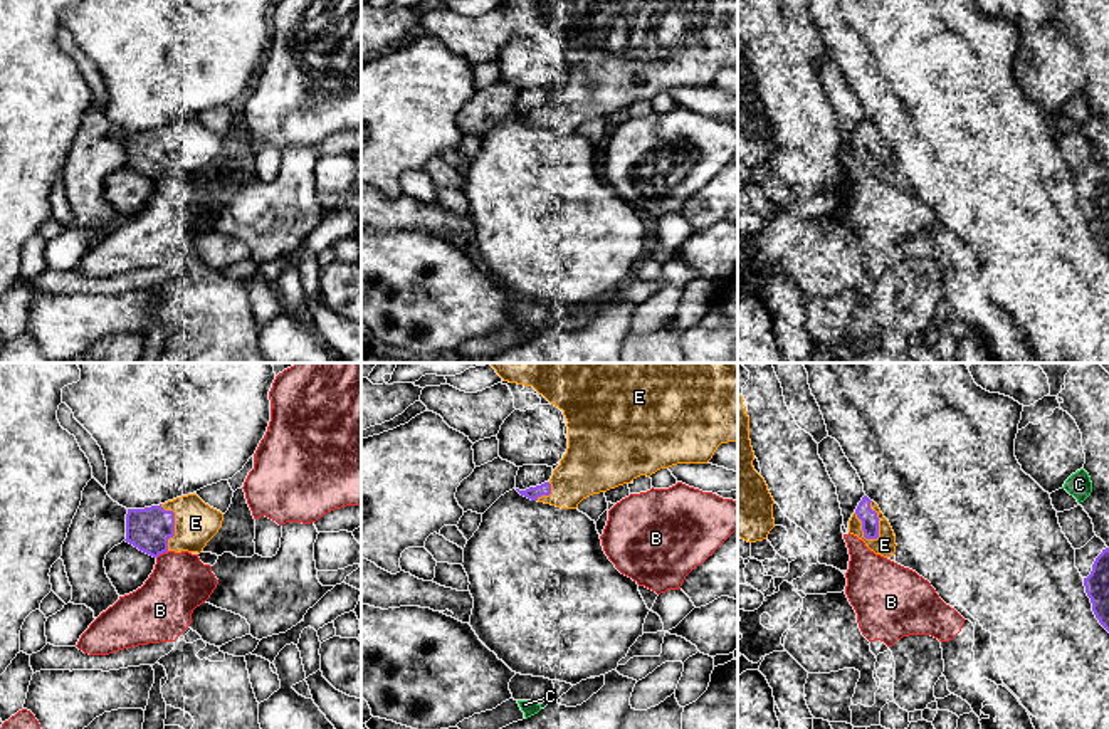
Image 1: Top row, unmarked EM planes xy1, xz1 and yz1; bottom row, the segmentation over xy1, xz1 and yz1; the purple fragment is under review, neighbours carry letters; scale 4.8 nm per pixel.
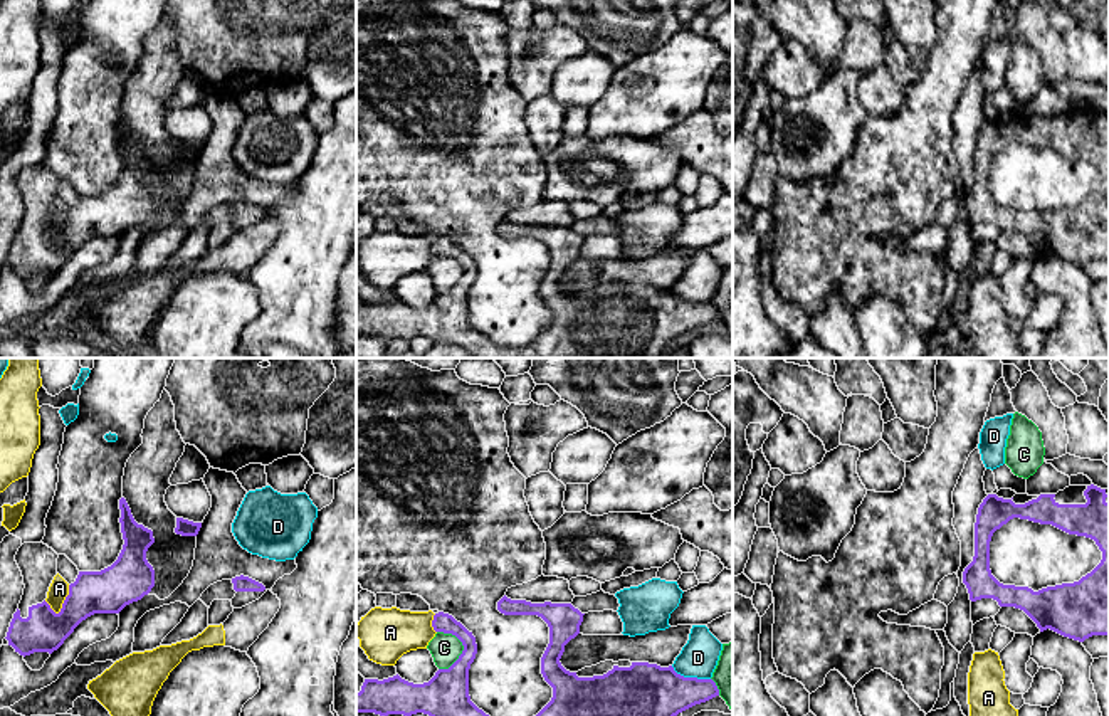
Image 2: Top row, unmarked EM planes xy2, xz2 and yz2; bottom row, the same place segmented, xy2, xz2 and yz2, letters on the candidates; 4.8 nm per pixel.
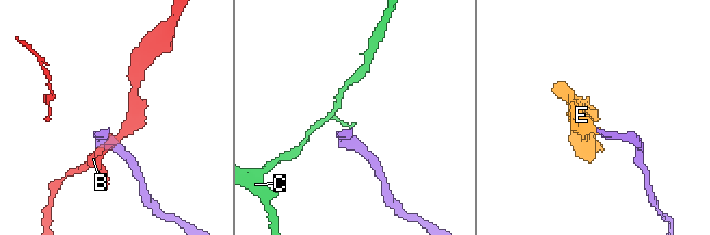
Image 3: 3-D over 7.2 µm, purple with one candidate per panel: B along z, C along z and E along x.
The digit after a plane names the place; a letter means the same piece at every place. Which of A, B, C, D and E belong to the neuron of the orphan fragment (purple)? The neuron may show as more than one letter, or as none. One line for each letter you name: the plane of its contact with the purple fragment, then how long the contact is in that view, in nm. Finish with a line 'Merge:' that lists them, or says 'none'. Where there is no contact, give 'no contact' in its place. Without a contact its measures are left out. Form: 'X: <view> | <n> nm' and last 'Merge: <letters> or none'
E: yz1 | 190 nm
Merge: E

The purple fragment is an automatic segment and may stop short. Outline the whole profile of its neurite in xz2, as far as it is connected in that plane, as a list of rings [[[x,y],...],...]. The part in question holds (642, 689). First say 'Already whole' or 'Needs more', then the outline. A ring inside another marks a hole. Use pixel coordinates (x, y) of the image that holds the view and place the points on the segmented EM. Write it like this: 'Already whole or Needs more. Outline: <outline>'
Already whole. Outline: [[[506,595],[497,602],[504,615],[538,615],[549,627],[549,644],[541,657],[541,674],[553,687],[551,701],[536,716],[677,716],[679,713],[719,696],[712,679],[684,677],[672,666],[660,667],[649,662],[632,662],[630,667],[613,666],[603,676],[578,677],[566,671],[560,659],[565,645],[580,634],[583,615],[571,603],[531,603],[511,600]]]

